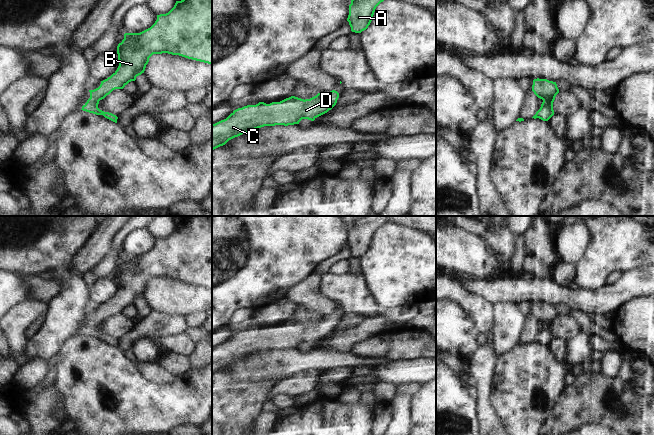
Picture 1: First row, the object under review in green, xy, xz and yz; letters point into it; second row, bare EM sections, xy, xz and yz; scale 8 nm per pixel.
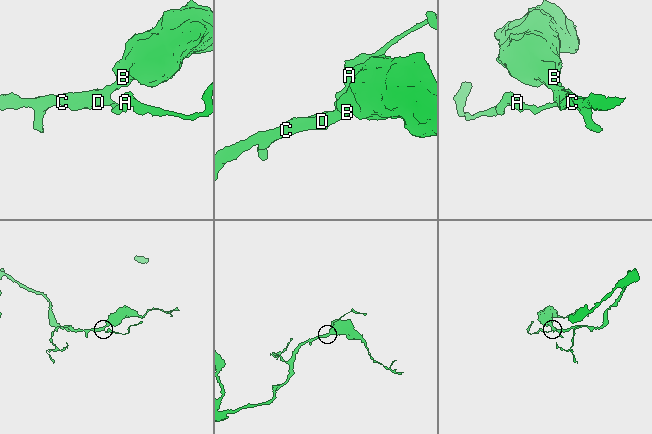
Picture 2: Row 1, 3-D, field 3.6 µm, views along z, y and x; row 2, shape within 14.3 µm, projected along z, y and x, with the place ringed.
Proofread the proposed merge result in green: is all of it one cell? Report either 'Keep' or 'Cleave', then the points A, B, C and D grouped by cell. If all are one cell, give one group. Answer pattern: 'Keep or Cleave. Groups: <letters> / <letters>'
Keep. Groups: A B C D.

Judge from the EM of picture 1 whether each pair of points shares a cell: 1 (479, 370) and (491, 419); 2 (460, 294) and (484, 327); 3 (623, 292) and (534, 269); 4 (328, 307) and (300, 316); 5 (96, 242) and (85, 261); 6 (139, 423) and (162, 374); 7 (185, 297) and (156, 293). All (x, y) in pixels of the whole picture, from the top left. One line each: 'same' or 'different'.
1: same
2: same
3: different
4: different
5: same
6: different
7: same

